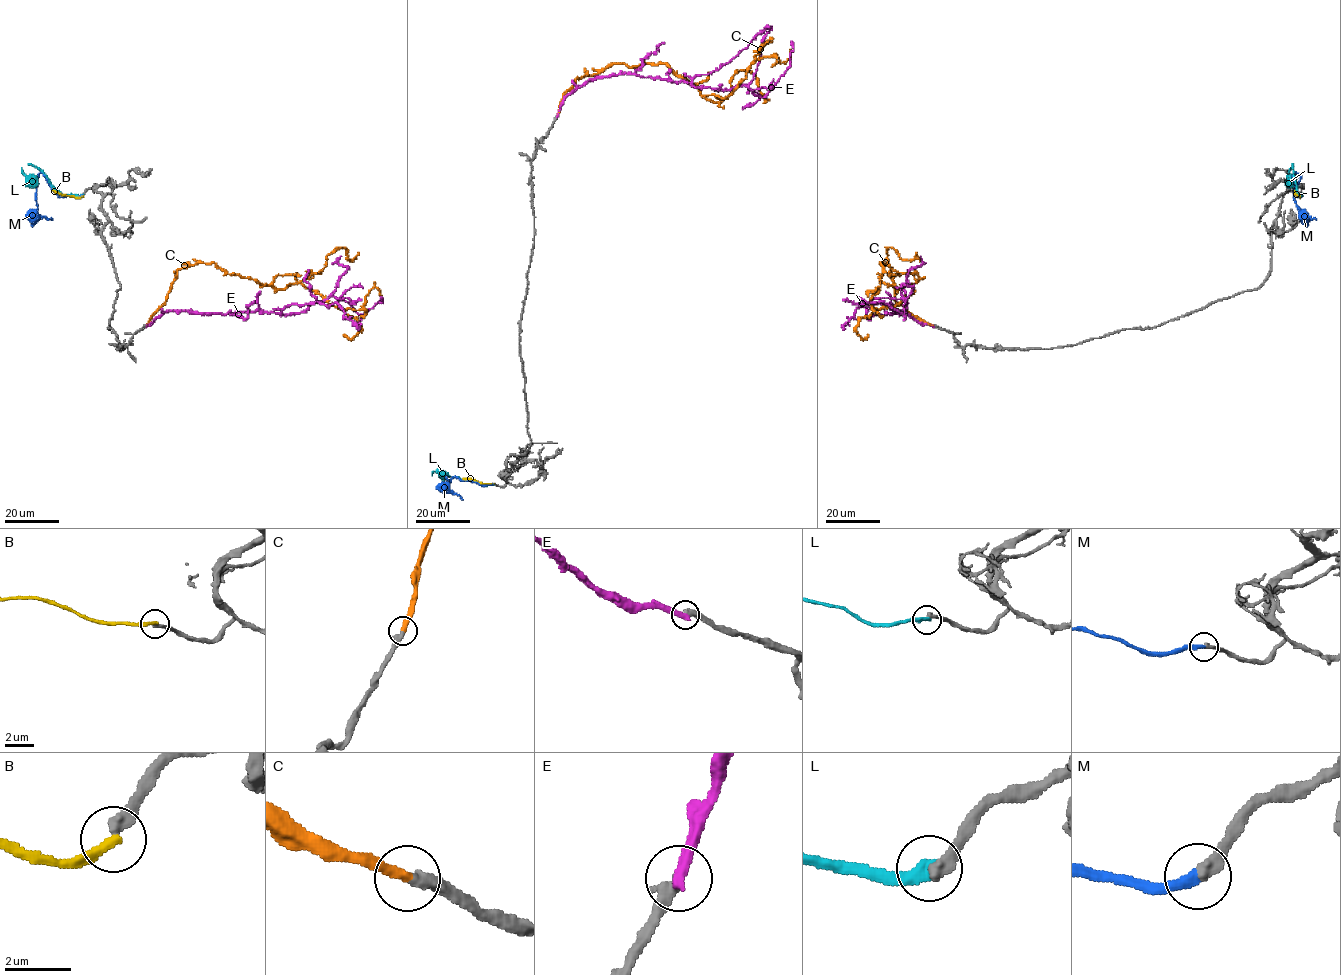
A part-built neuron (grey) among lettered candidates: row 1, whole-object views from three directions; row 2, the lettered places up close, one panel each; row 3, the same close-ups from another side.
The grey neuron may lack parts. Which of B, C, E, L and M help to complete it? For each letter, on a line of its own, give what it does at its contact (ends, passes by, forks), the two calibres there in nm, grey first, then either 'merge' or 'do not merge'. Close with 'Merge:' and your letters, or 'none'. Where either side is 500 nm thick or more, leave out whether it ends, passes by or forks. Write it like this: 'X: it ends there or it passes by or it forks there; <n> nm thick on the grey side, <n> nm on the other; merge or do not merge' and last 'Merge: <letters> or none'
B: it ends there; 320 nm thick on the grey side, 280 nm on the other; do not merge
C: it ends there; 420 nm thick on the grey side, 320 nm on the other; merge
E: it ends there; 440 nm thick on the grey side, 400 nm on the other; do not merge
L: it ends there; 360 nm thick on the grey side, 340 nm on the other; do not merge
M: it ends there; 360 nm thick on the grey side, 320 nm on the other; merge
Merge: C, M

